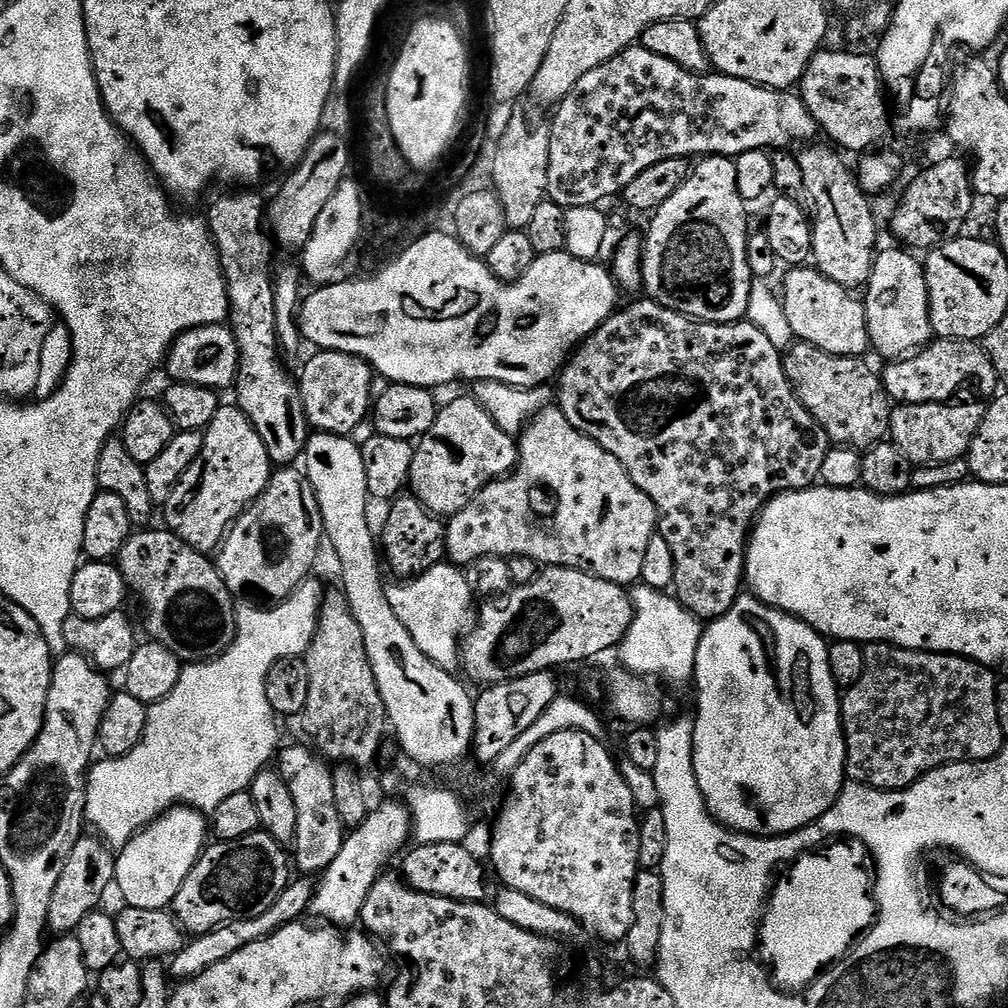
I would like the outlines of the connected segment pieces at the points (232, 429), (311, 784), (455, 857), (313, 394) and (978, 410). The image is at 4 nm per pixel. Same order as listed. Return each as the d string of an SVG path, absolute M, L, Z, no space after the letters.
M225 403L214 414L214 422L203 431L202 454L194 458L194 466L182 474L170 498L162 505L167 531L173 532L194 550L212 554L219 549L228 530L266 490L274 471L258 430L235 403Z
M296 744L293 748L285 747L279 753L278 771L290 786L290 795L294 798L294 806L298 806L298 830L294 841L294 864L301 868L301 873L323 874L338 858L338 850L342 850L346 829L342 818L338 816L337 805L334 803L333 769L311 747Z
M434 842L433 844L417 843L412 847L407 849L406 855L403 857L405 860L402 880L409 888L427 896L474 902L475 904L483 904L489 899L488 876L484 873L479 858L466 848L468 846L463 843Z
M317 351L298 375L298 387L304 413L315 431L351 437L358 425L369 419L374 403L374 373L362 358L341 352Z
M949 402L947 404L896 404L892 410L892 426L890 440L906 454L913 465L941 464L963 460L970 450L970 442L974 442L974 434L978 434L978 426L982 426L985 405L980 402Z

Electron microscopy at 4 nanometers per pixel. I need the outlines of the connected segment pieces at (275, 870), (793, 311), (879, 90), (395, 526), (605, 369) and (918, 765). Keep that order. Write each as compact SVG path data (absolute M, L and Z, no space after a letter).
M263 830L246 838L209 843L176 895L174 915L180 927L185 933L201 936L226 922L258 918L270 910L290 883L290 856L284 852L285 845Z
M792 266L784 276L784 292L782 301L786 319L797 341L812 344L820 352L829 352L835 356L863 357L864 351L869 351L868 327L866 326L866 310L864 301L859 295L842 287L838 282L826 278L812 266Z
M827 50L817 52L816 57L806 66L798 85L798 95L814 118L817 129L823 135L825 132L833 140L829 141L845 153L867 153L880 146L875 144L882 143L888 136L890 104L886 99L886 89L880 78L880 66L875 55L859 56L856 52Z
M401 494L391 501L388 517L384 520L384 540L382 536L382 556L392 567L396 578L415 578L423 572L429 572L434 565L445 559L448 547L446 534L448 529L441 517L428 511L416 496Z
M643 299L637 304L630 305L629 308L621 307L613 312L611 318L602 326L598 326L598 330L589 334L584 339L584 343L568 357L558 376L558 381L560 380L558 406L562 414L566 414L566 422L570 422L574 430L598 442L602 450L614 454L614 458L622 462L626 474L630 474L634 486L638 486L638 490L645 492L654 502L658 535L666 538L674 558L674 578L672 579L674 595L680 601L680 605L690 610L690 614L694 614L697 620L711 622L731 610L742 594L748 538L760 513L764 510L764 505L781 492L795 492L813 487L820 479L822 462L826 462L830 441L826 430L822 430L822 426L818 426L810 410L802 406L798 394L786 378L782 352L774 348L773 343L766 338L765 334L762 334L758 327L749 322L708 324L706 321L696 320L668 309L654 299Z
M893 644L867 645L864 649L866 670L862 670L862 678L854 682L854 686L843 693L840 701L840 723L844 725L844 745L846 746L846 776L849 781L865 784L871 788L881 788L883 792L897 792L900 788L910 788L921 780L927 772L941 768L947 764L967 764L974 760L994 758L1006 746L1006 737L1002 734L1002 726L998 722L998 698L996 686L998 676L991 668L968 660L965 656L952 656L949 652L915 652L909 648L899 648Z

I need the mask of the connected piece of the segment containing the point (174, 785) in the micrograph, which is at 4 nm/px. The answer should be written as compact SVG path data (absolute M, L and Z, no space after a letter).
M309 578L299 584L288 599L275 606L255 608L252 602L237 603L236 637L230 647L213 660L185 665L181 669L174 690L166 698L149 705L146 730L130 754L104 758L101 764L96 762L89 767L84 814L87 823L96 827L93 828L95 835L119 850L172 807L187 806L211 814L223 799L251 787L254 778L273 761L281 747L279 734L272 732L274 713L266 698L266 674L270 674L274 662L291 656L303 657L307 652L316 633L324 594L325 589L320 588L316 578Z

